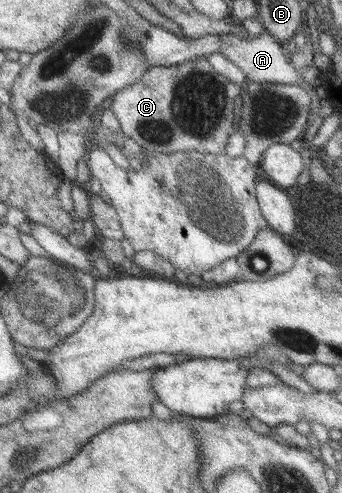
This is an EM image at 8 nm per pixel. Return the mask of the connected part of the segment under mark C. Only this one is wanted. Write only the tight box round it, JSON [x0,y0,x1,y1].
[107,58,243,156]

